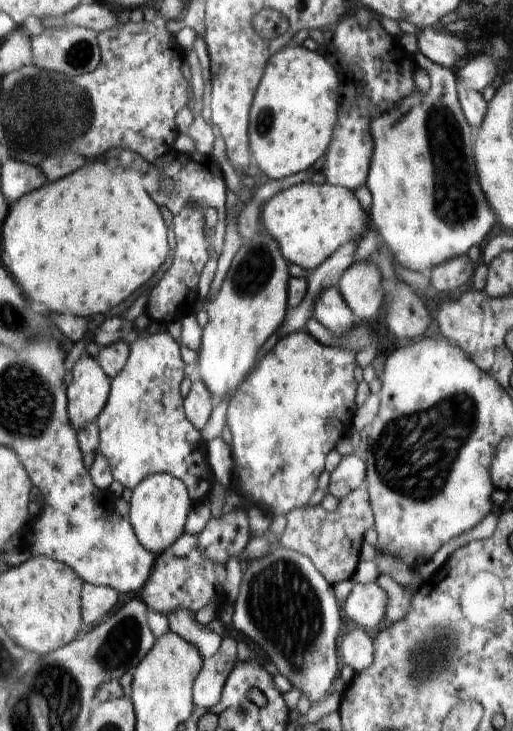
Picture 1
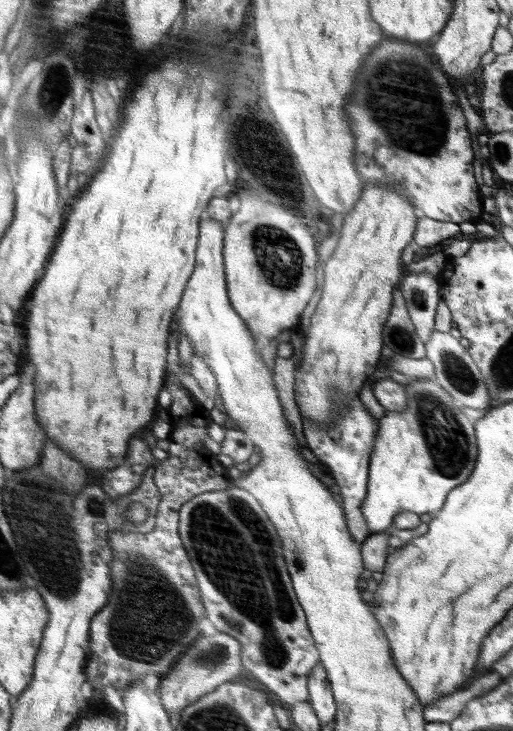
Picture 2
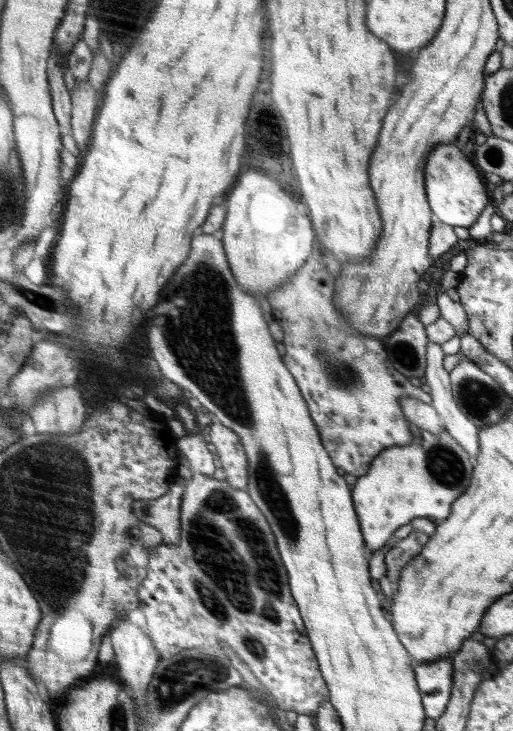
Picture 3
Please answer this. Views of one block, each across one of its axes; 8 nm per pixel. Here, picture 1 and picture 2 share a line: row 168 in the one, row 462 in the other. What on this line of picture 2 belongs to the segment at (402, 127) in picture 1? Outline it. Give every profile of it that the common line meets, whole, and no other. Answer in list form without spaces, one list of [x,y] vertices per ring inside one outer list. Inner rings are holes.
[[[402,380],[408,408],[404,412],[390,411],[379,419],[376,435],[369,460],[367,493],[361,504],[371,534],[382,530],[392,530],[394,517],[402,511],[410,511],[423,516],[438,512],[445,503],[448,493],[460,486],[471,474],[477,461],[477,438],[473,421],[460,411],[460,405],[435,381]]]

